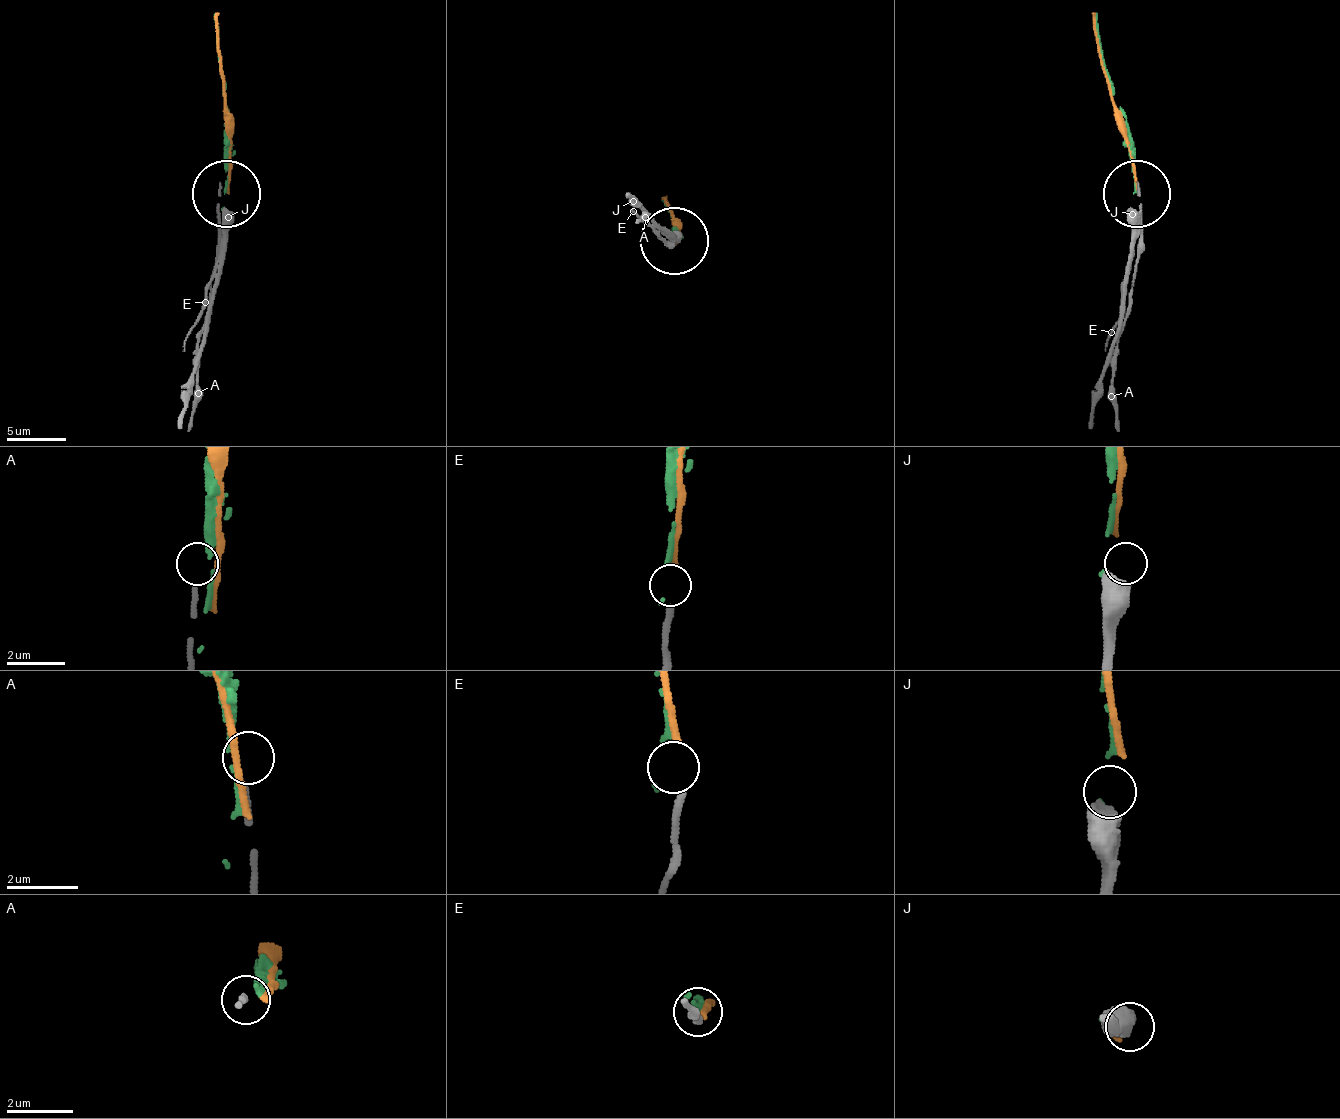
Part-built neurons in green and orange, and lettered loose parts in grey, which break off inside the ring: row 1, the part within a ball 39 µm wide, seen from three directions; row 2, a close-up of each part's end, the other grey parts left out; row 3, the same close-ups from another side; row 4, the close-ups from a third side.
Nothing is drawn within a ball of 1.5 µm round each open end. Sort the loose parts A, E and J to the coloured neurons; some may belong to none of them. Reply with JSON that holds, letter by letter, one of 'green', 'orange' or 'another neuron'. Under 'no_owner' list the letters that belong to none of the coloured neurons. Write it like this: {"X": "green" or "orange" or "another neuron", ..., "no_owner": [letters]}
{"A": "another neuron", "E": "orange", "J": "another neuron", "no_owner": ["A", "J"]}

